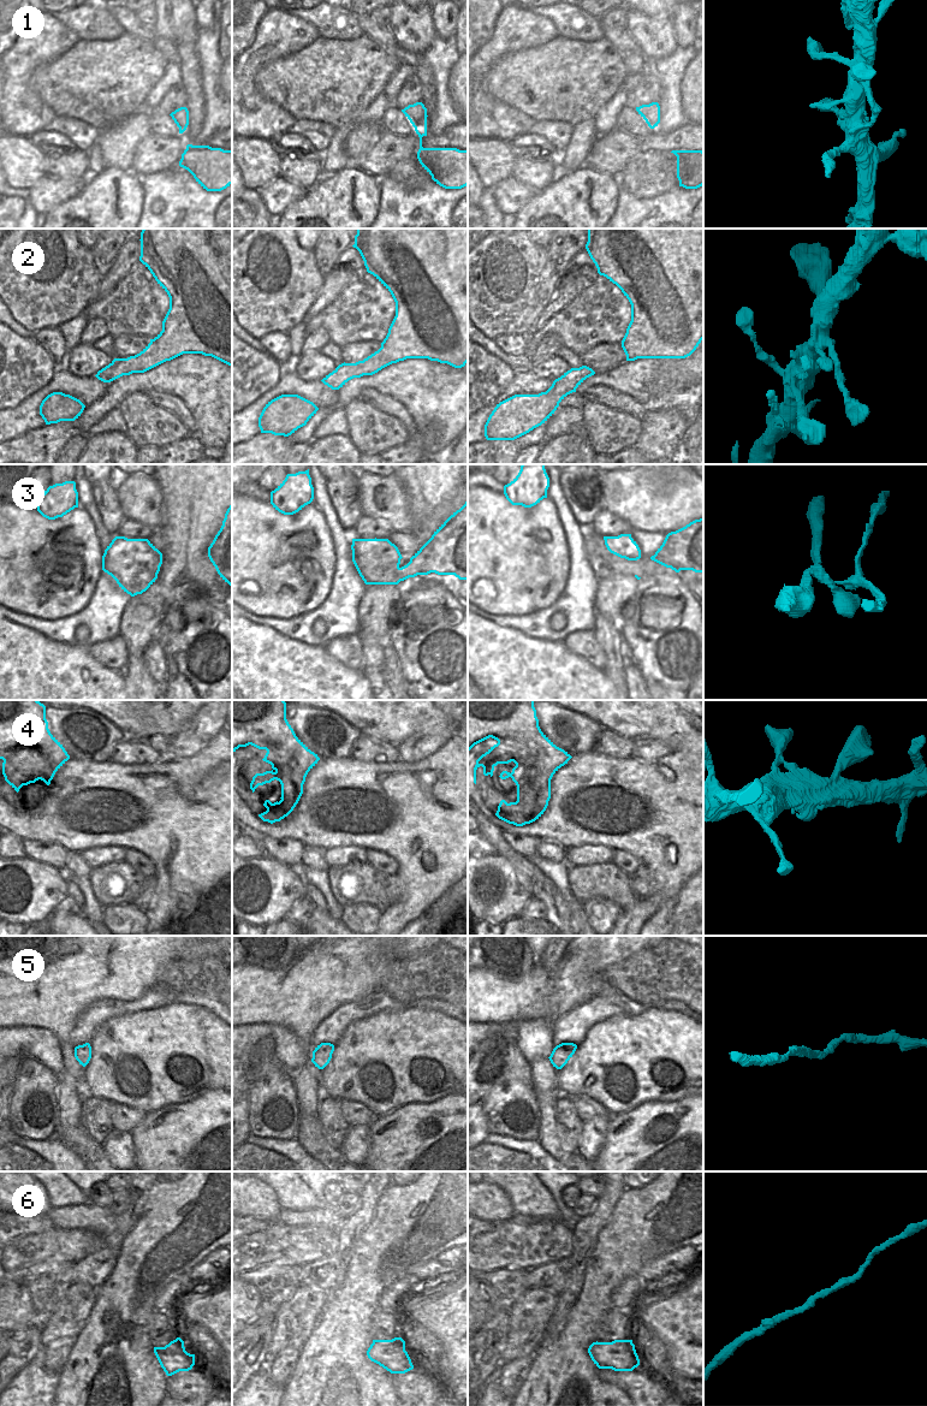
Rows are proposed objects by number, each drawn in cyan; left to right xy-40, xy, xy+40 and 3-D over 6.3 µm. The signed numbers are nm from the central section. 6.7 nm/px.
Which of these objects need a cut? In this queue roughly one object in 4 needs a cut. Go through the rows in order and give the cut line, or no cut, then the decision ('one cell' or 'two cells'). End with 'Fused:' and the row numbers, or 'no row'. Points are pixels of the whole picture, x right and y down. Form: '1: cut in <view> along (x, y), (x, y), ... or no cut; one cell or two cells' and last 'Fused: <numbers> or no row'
1: no cut; one cell
2: no cut; one cell
3: cut in xy along (398, 567), (398, 577), (400, 580); two cells
4: cut in xy+40 along (515, 781), (520, 778), (533, 789), (550, 785); two cells
5: no cut; one cell
6: no cut; one cell
Fused: 3, 4

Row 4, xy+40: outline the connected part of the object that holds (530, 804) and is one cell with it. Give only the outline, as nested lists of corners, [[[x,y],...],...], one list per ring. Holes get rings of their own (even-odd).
[[[519,778],[517,785],[517,801],[507,803],[501,800],[495,815],[516,826],[523,826],[539,819],[548,806],[551,785],[540,790],[533,790],[528,783]]]

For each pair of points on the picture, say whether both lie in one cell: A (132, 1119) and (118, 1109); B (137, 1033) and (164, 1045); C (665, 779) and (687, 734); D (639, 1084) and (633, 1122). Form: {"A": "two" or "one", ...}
{"A": "one", "B": "one", "C": "two", "D": "two"}

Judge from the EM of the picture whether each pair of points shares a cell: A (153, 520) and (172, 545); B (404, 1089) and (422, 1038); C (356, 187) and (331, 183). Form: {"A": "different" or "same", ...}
{"A": "different", "B": "same", "C": "same"}

